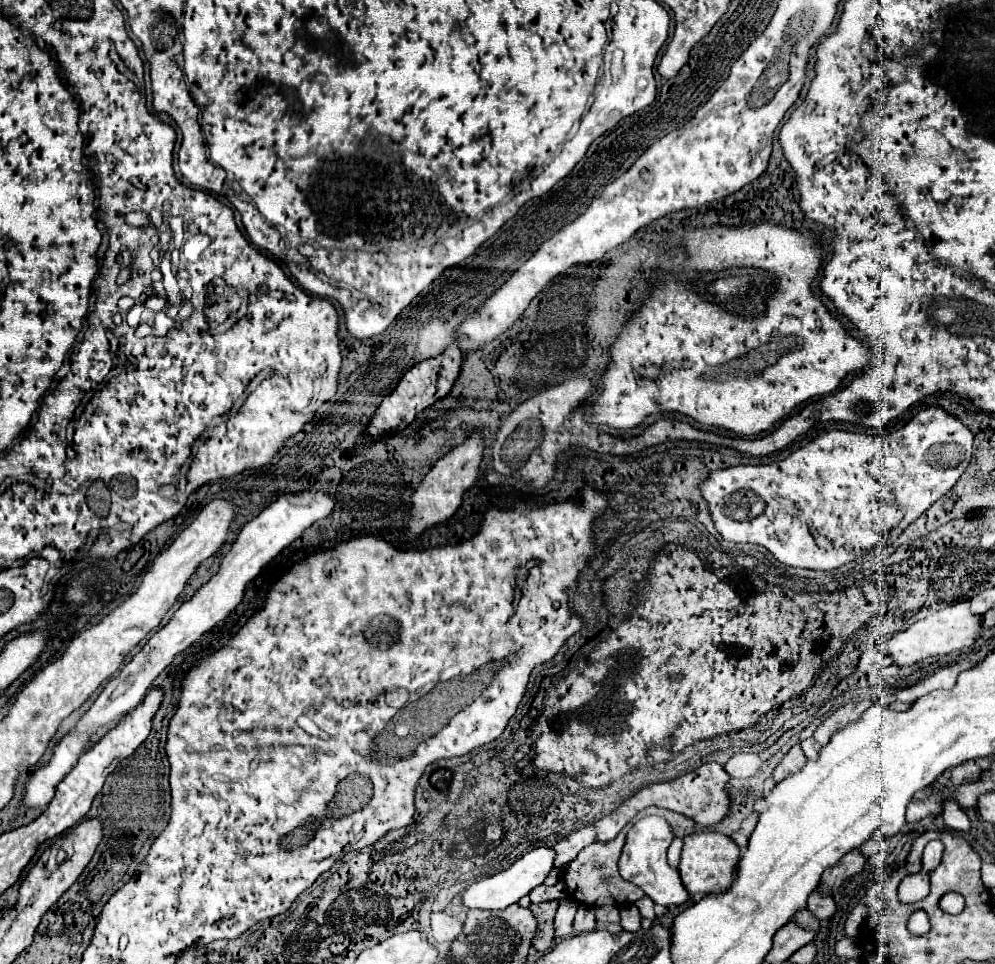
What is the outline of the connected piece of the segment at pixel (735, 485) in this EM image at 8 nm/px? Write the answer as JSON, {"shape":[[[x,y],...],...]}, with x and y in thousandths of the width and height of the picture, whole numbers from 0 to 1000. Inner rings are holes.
{"shape":[[[930,423],[893,452],[835,446],[789,477],[769,483],[715,488],[713,494],[703,500],[703,508],[711,521],[719,550],[727,560],[765,564],[791,587],[839,591],[881,568],[887,560],[889,564],[899,562],[916,541],[950,515],[974,483],[976,461],[978,450],[964,434],[954,432],[946,423]]]}

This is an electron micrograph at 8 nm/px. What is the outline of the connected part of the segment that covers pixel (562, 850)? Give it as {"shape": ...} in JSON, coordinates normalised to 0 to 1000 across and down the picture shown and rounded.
{"shape":[[[588,857],[576,865],[572,865],[570,869],[562,871],[556,882],[558,882],[558,900],[564,902],[564,898],[570,898],[570,894],[578,892],[578,888],[592,876],[598,873],[598,859],[596,857]]]}

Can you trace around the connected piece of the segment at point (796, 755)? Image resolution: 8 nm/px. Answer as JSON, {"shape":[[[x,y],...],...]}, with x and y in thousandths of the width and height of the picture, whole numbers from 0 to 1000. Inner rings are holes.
{"shape":[[[799,772],[799,774],[787,784],[787,788],[781,793],[781,797],[779,797],[779,801],[777,801],[777,807],[783,811],[783,809],[791,807],[793,803],[805,799],[807,793],[809,793],[809,782],[807,782],[805,774]]]}

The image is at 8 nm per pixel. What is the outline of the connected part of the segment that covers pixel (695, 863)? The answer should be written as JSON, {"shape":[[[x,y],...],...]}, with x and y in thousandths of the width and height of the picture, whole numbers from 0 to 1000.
{"shape":[[[698,863],[686,869],[684,880],[684,892],[682,892],[682,907],[686,913],[686,919],[694,925],[694,929],[709,929],[715,925],[731,923],[739,911],[739,896],[745,888],[743,878],[729,865],[723,863]]]}

